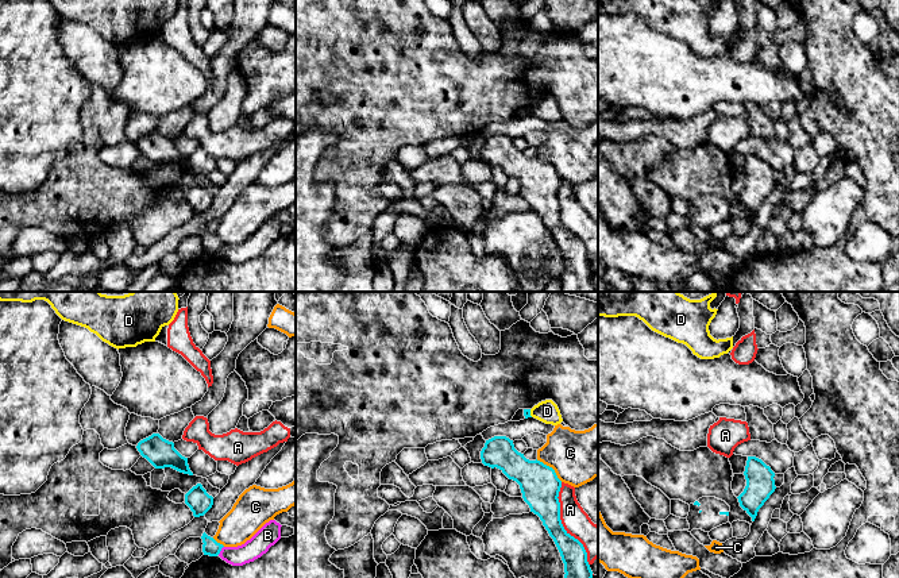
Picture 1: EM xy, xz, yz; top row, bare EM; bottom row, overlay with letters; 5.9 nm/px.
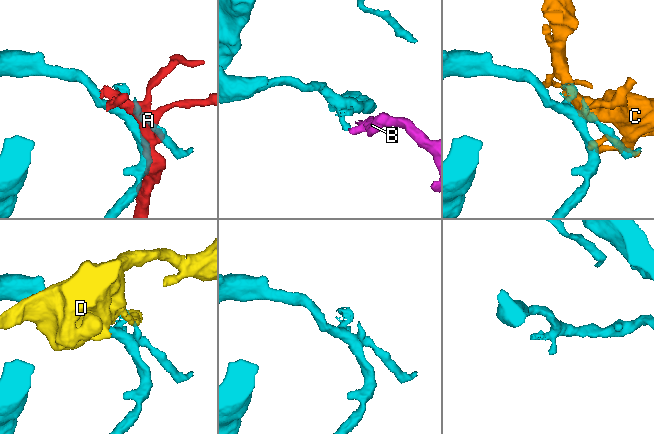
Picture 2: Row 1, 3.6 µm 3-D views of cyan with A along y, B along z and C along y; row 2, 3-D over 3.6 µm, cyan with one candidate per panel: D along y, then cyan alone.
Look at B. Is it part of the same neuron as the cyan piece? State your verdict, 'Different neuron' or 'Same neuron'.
Different neuron

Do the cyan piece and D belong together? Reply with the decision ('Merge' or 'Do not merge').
Do not merge

